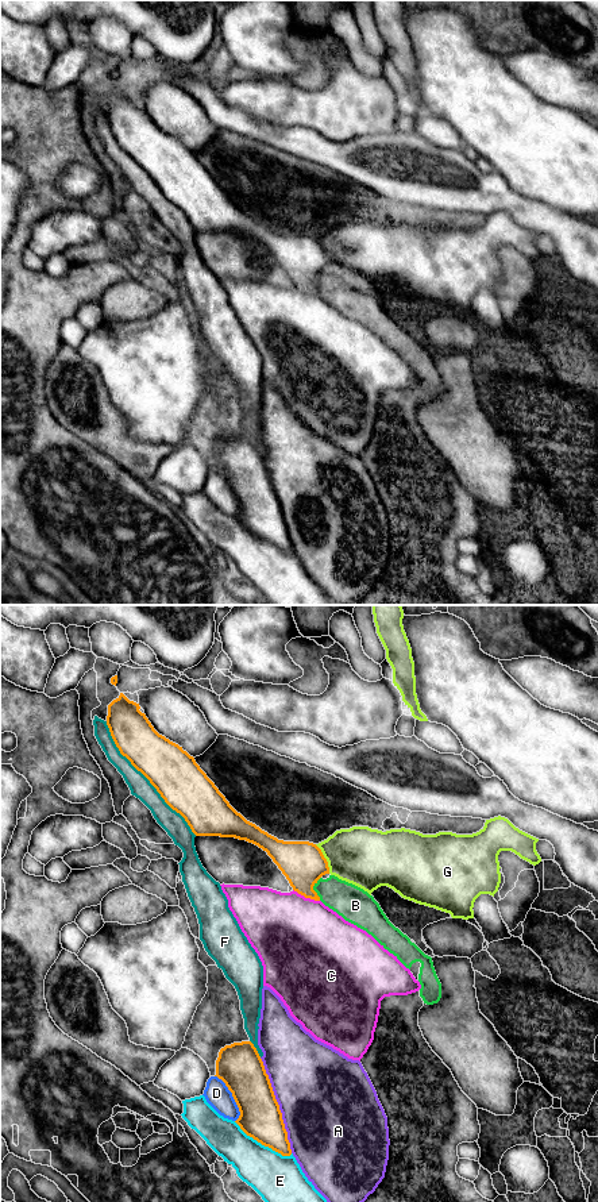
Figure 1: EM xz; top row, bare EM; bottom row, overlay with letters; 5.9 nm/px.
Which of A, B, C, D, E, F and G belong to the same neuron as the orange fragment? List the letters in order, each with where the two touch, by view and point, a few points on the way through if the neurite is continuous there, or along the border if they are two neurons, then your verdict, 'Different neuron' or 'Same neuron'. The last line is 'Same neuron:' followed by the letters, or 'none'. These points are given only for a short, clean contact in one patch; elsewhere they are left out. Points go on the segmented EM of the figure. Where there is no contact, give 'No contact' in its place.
A: Touches orange at xz (278, 1105). Different neuron
B: Touches orange at xz (312, 889). Boundary: xz (320, 877), (313, 886), (319, 900). Different neuron
C: Touches orange at xz (307, 897). Different neuron
D: Touches orange at xz (234, 1098). Different neuron
E: Touches orange at xz (263, 1144). Different neuron
F: Touches orange at xz (147, 778). Different neuron
G: Touches orange at xz (325, 859). Different neuron
Same neuron: none

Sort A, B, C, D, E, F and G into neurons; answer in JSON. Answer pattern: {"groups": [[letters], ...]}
{"groups": [["A"], ["B"], ["C"], ["D"], ["E"], ["F"], ["G"]]}

